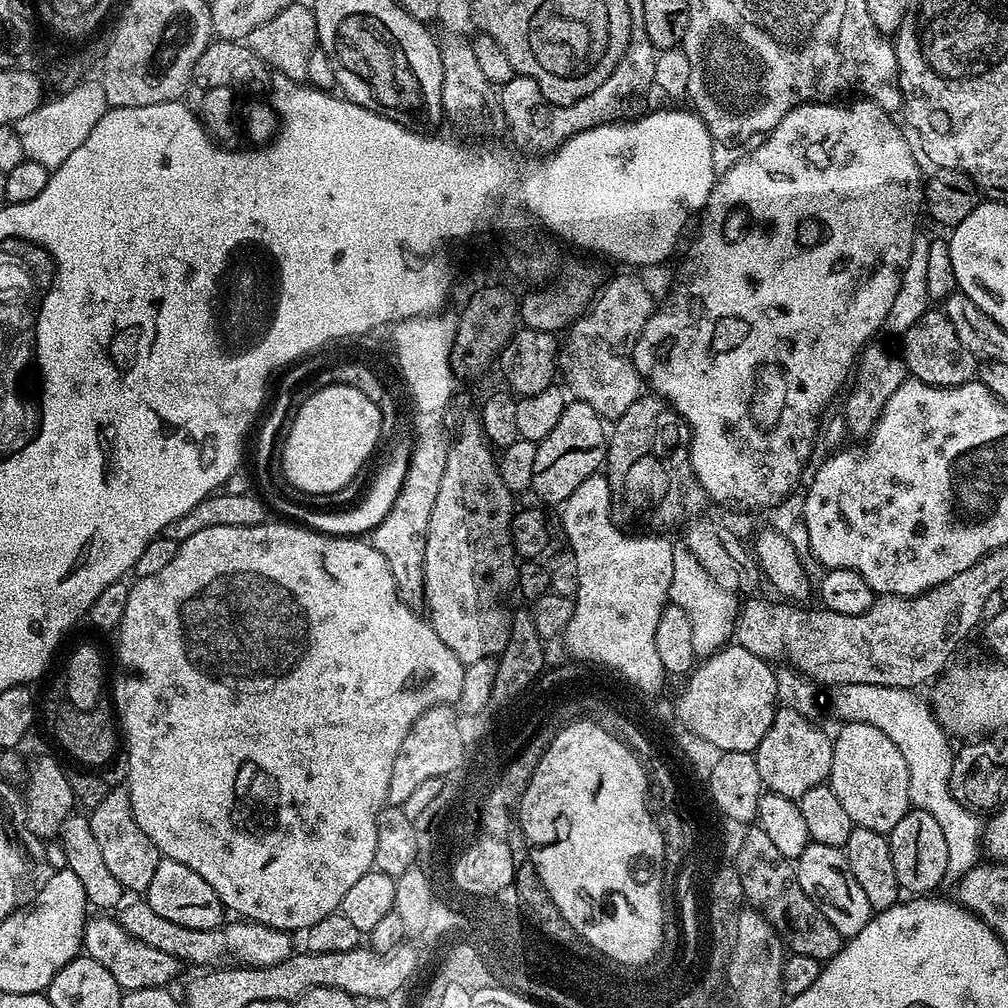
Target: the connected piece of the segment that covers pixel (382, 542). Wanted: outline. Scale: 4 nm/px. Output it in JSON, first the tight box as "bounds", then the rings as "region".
{"bounds":[370,431,449,606],"region":[[[425,431],[415,441],[401,493],[381,524],[370,532],[370,543],[374,550],[378,550],[378,554],[390,562],[390,574],[394,574],[400,599],[411,606],[419,605],[424,598],[424,555],[426,534],[430,530],[430,510],[434,510],[438,486],[442,486],[442,470],[446,470],[449,441],[443,440],[440,435],[439,431]]]}

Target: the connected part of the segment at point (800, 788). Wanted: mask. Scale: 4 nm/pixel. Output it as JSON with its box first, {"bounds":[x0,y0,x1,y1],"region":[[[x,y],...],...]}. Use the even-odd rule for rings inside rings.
{"bounds":[754,707,833,801],"region":[[[777,707],[770,730],[758,742],[754,753],[758,762],[758,774],[762,774],[765,789],[779,796],[799,801],[806,790],[825,783],[830,774],[833,737],[827,736],[809,717],[798,714],[793,708]]]}

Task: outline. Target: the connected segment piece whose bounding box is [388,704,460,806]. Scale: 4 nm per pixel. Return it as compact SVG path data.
M440 704L426 710L426 714L422 714L414 726L410 726L410 734L406 734L402 747L398 749L398 758L394 758L394 770L390 770L389 805L404 805L422 782L436 777L436 772L448 772L448 768L456 768L456 760L460 760L460 736L456 736L456 724L452 724L454 716L455 707Z

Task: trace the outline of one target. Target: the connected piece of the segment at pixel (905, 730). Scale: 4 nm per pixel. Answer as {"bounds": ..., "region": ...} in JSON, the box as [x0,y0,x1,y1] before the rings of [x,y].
{"bounds":[832,684,982,888],"region":[[[841,684],[835,689],[832,696],[832,708],[841,716],[844,722],[866,722],[870,726],[878,726],[894,746],[898,746],[898,751],[902,754],[906,762],[906,770],[910,770],[910,798],[915,807],[926,810],[934,822],[938,822],[938,827],[945,836],[947,852],[947,872],[943,875],[942,886],[946,888],[955,887],[962,876],[969,872],[979,863],[982,846],[982,820],[973,809],[962,806],[958,798],[950,790],[950,770],[952,769],[952,758],[954,748],[951,748],[950,737],[940,725],[934,713],[932,713],[929,701],[924,700],[919,695],[919,691],[911,688],[895,688],[894,686],[878,686],[877,684]]]}

